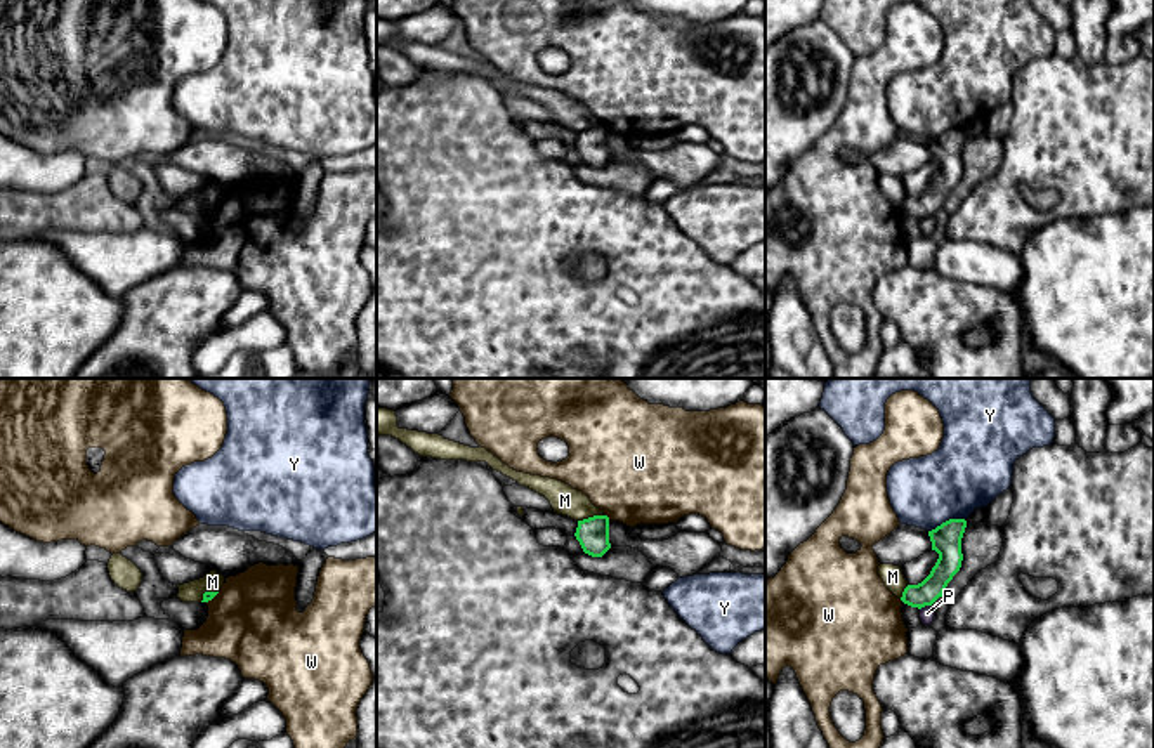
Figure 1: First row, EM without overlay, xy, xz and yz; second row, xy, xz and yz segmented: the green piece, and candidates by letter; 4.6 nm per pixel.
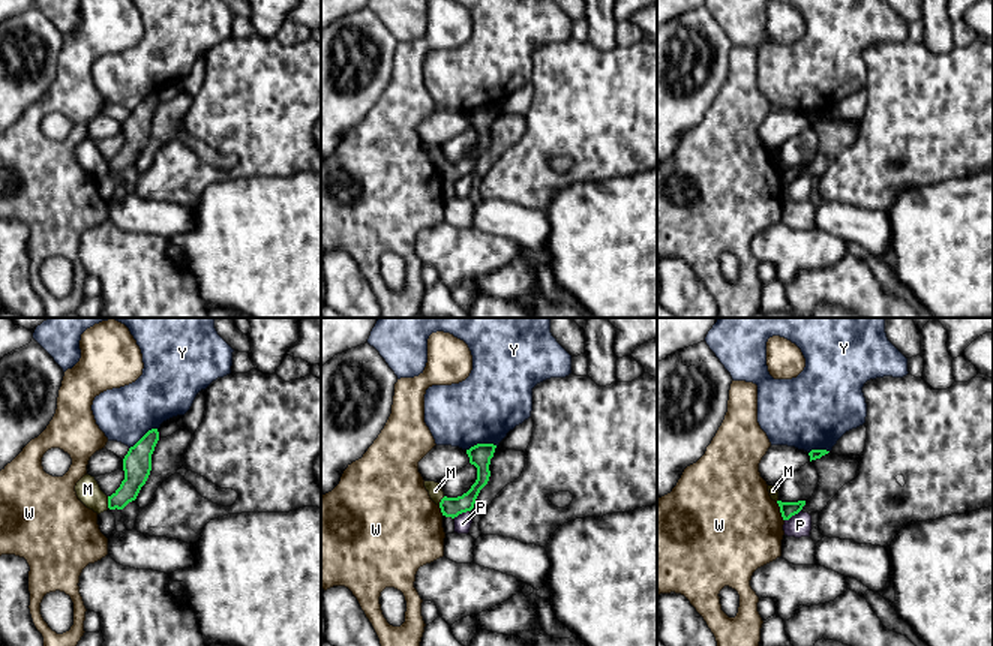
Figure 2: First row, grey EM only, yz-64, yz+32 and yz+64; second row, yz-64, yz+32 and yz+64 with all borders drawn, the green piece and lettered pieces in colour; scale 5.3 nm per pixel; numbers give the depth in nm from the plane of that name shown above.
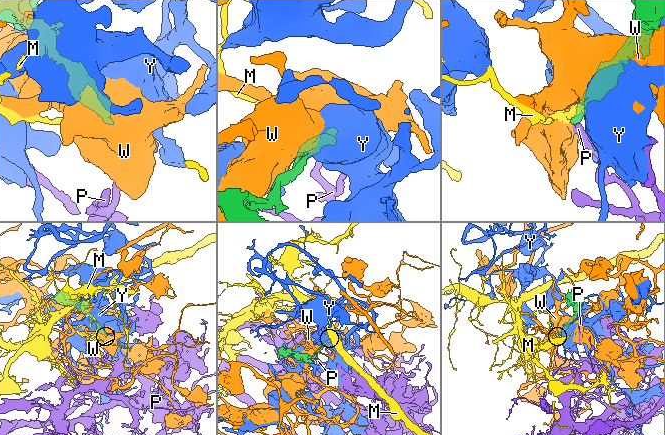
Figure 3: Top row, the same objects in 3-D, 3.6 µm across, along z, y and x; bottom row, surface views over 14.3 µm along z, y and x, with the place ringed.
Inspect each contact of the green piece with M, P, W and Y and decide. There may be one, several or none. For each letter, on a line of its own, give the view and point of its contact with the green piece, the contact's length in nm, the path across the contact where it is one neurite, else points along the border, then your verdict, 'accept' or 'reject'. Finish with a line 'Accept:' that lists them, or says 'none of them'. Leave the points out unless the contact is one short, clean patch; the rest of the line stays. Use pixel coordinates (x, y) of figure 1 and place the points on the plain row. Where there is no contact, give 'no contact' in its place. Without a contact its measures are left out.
M: xz (590, 129) | 130 nm | reject
P: yz (925, 216) | 60 nm | along yz (931, 216), (920, 221) | reject
W: xz (608, 129) | 40 nm | reject
Y: yz (946, 132) | 190 nm | reject
Accept: none of them

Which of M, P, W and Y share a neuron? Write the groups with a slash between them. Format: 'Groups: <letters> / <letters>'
Groups: M / P / W / Y

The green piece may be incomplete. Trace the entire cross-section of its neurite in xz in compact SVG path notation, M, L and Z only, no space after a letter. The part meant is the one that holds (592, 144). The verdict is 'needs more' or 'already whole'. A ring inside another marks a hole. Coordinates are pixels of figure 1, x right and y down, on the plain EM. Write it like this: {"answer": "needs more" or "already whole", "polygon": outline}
{"answer": "already whole", "polygon": "M593 127L583 132L578 132L574 144L585 165L592 168L602 168L609 160L609 128Z"}

